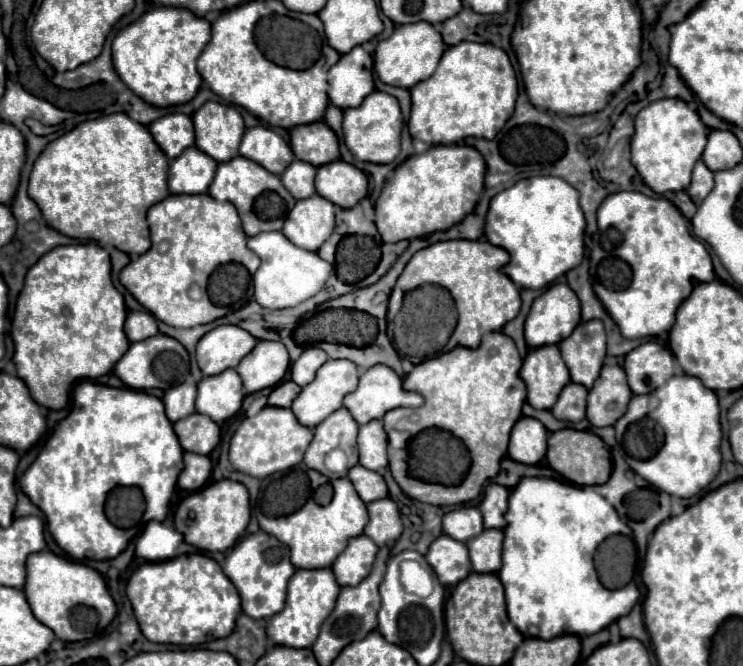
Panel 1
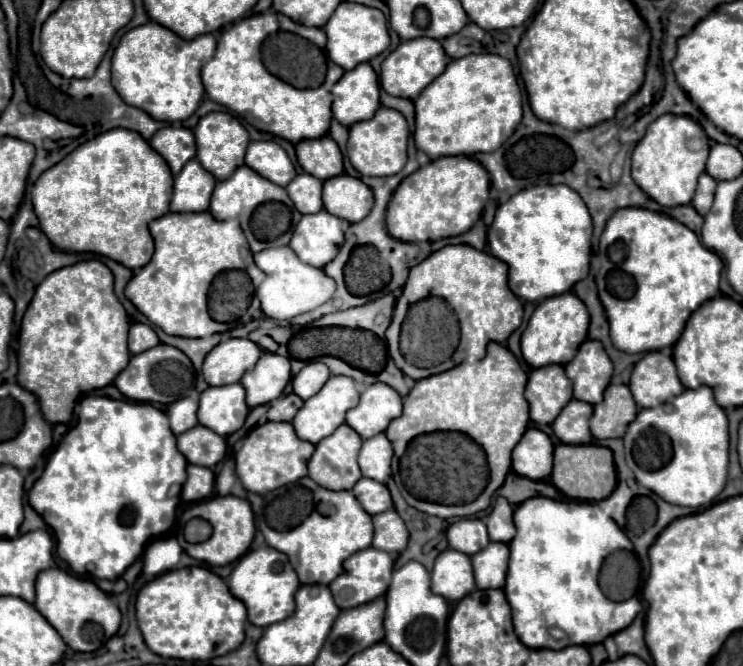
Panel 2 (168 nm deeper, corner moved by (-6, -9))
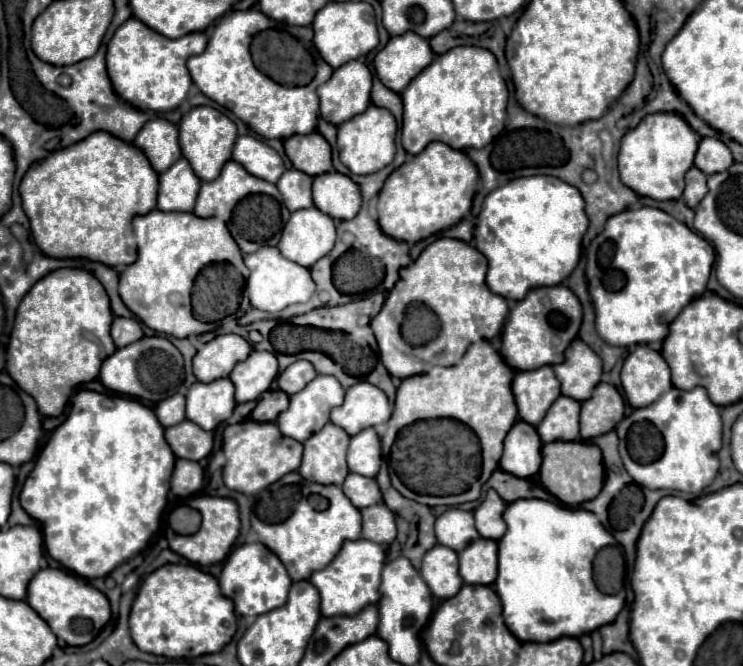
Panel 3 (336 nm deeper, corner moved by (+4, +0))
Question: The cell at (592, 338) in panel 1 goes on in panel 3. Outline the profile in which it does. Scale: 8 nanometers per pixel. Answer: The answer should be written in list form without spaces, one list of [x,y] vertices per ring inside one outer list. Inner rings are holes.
[[[575,339],[573,345],[569,345],[565,361],[555,365],[553,371],[561,383],[561,393],[573,397],[575,401],[589,399],[603,373],[601,359],[581,339]]]

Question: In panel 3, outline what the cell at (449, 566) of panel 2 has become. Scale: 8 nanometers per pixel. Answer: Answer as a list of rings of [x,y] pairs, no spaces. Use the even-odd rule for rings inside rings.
[[[435,545],[423,557],[421,577],[429,585],[431,593],[439,599],[449,599],[457,589],[461,589],[463,581],[459,575],[457,553],[445,545]]]

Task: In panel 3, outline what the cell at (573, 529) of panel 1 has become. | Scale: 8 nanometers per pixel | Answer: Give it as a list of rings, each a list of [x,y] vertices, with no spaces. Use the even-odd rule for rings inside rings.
[[[519,499],[515,503],[509,503],[505,509],[505,523],[507,523],[507,533],[498,541],[498,574],[495,581],[495,591],[503,603],[503,619],[505,625],[509,627],[509,631],[519,639],[519,641],[555,641],[559,637],[581,637],[585,633],[591,633],[603,625],[609,625],[615,621],[617,613],[623,609],[625,605],[625,591],[621,591],[612,597],[605,597],[605,593],[601,593],[595,585],[593,585],[593,553],[597,553],[597,549],[603,549],[605,545],[613,545],[613,535],[605,531],[605,527],[597,521],[597,517],[589,511],[575,509],[575,507],[565,507],[565,505],[557,505],[553,501],[543,501],[543,499]]]

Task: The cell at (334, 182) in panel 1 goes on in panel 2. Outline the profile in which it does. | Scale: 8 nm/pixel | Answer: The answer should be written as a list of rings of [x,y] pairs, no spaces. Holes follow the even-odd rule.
[[[341,174],[323,182],[323,206],[347,222],[359,222],[373,208],[373,192],[359,178]]]

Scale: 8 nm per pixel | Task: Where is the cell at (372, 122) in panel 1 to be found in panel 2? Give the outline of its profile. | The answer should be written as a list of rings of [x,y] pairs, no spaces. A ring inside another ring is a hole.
[[[381,106],[371,120],[349,126],[347,154],[353,168],[361,176],[393,176],[407,162],[407,140],[409,140],[409,126],[405,116],[393,108]]]

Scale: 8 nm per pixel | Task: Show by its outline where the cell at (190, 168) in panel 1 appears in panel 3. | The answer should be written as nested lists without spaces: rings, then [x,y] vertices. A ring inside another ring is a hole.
[[[179,159],[159,175],[157,209],[161,211],[193,211],[201,181],[193,173],[189,161]]]

